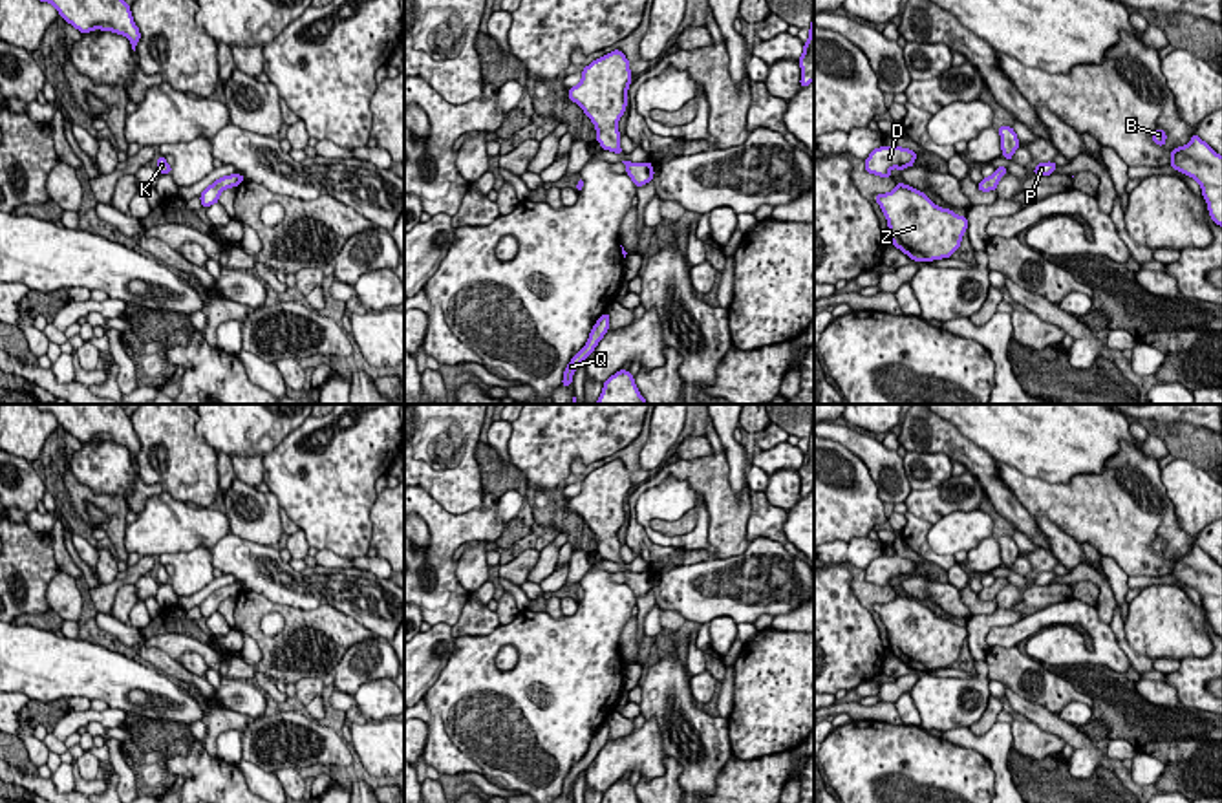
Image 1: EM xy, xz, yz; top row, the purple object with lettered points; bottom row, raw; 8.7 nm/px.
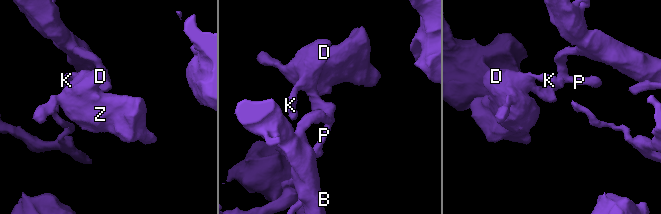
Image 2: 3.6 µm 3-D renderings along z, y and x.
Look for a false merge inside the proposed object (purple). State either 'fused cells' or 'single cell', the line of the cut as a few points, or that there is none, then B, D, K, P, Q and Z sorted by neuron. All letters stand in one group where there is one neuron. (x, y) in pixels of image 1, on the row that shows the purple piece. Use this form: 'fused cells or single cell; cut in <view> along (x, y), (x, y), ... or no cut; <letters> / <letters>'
single cell; no cut; B D K P Q Z

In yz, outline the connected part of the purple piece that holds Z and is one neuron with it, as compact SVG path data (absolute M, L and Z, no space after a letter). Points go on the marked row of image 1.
M902 181L887 194L874 196L891 241L915 262L949 258L968 229L966 216L937 207L924 192Z

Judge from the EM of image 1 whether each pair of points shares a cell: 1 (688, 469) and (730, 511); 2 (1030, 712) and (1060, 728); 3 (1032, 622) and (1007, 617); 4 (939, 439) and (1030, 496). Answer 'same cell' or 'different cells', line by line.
1: same cell
2: same cell
3: different cells
4: different cells

